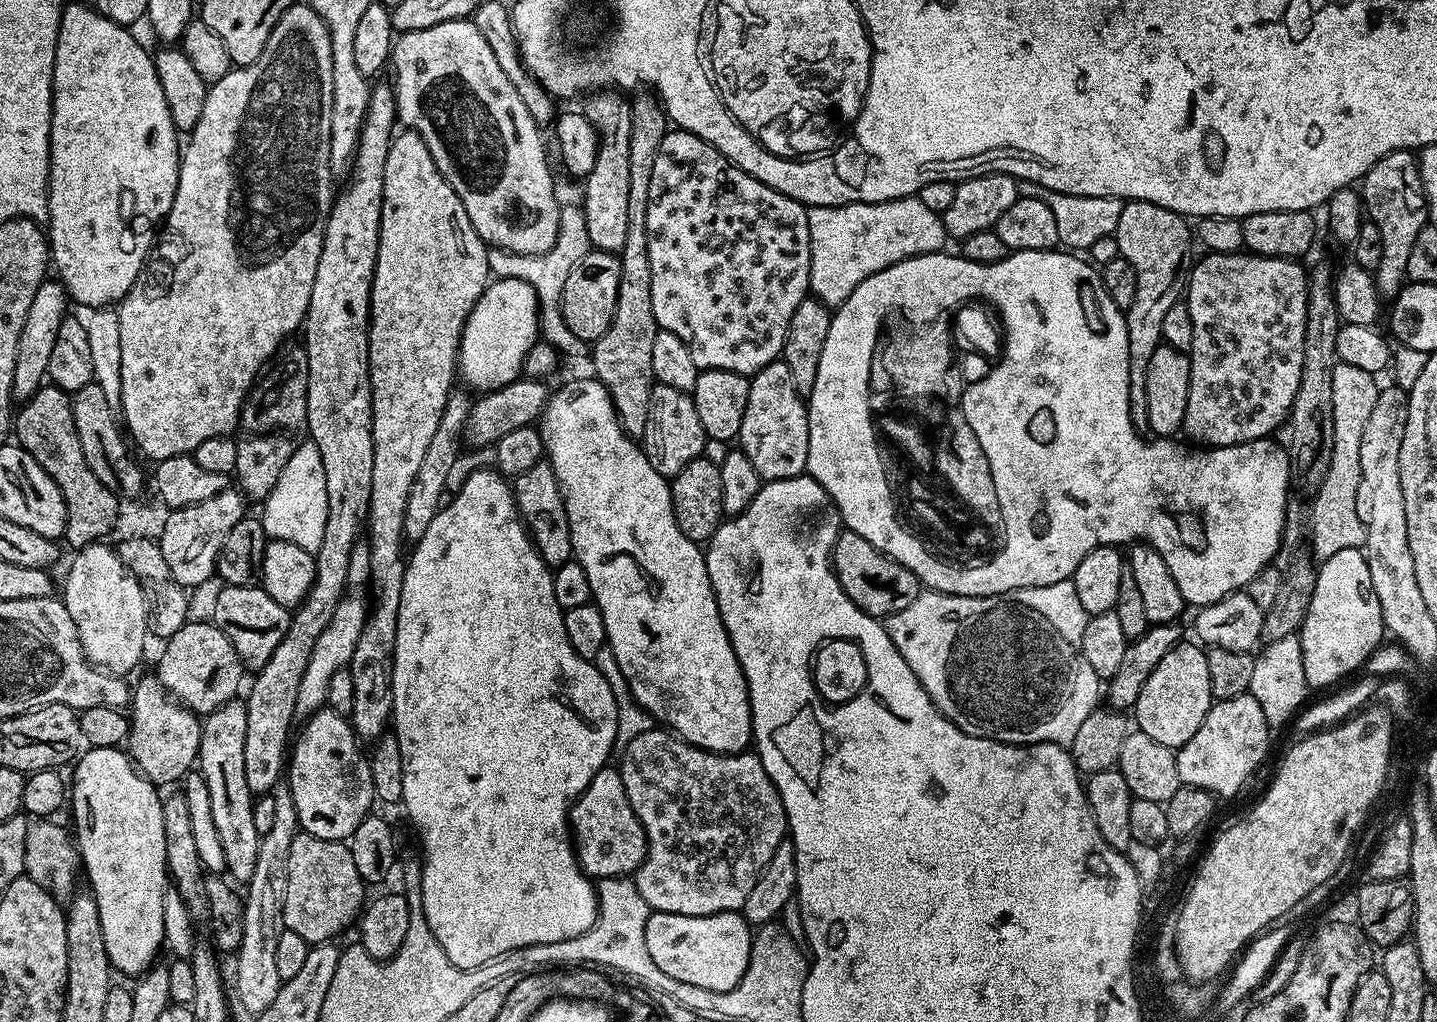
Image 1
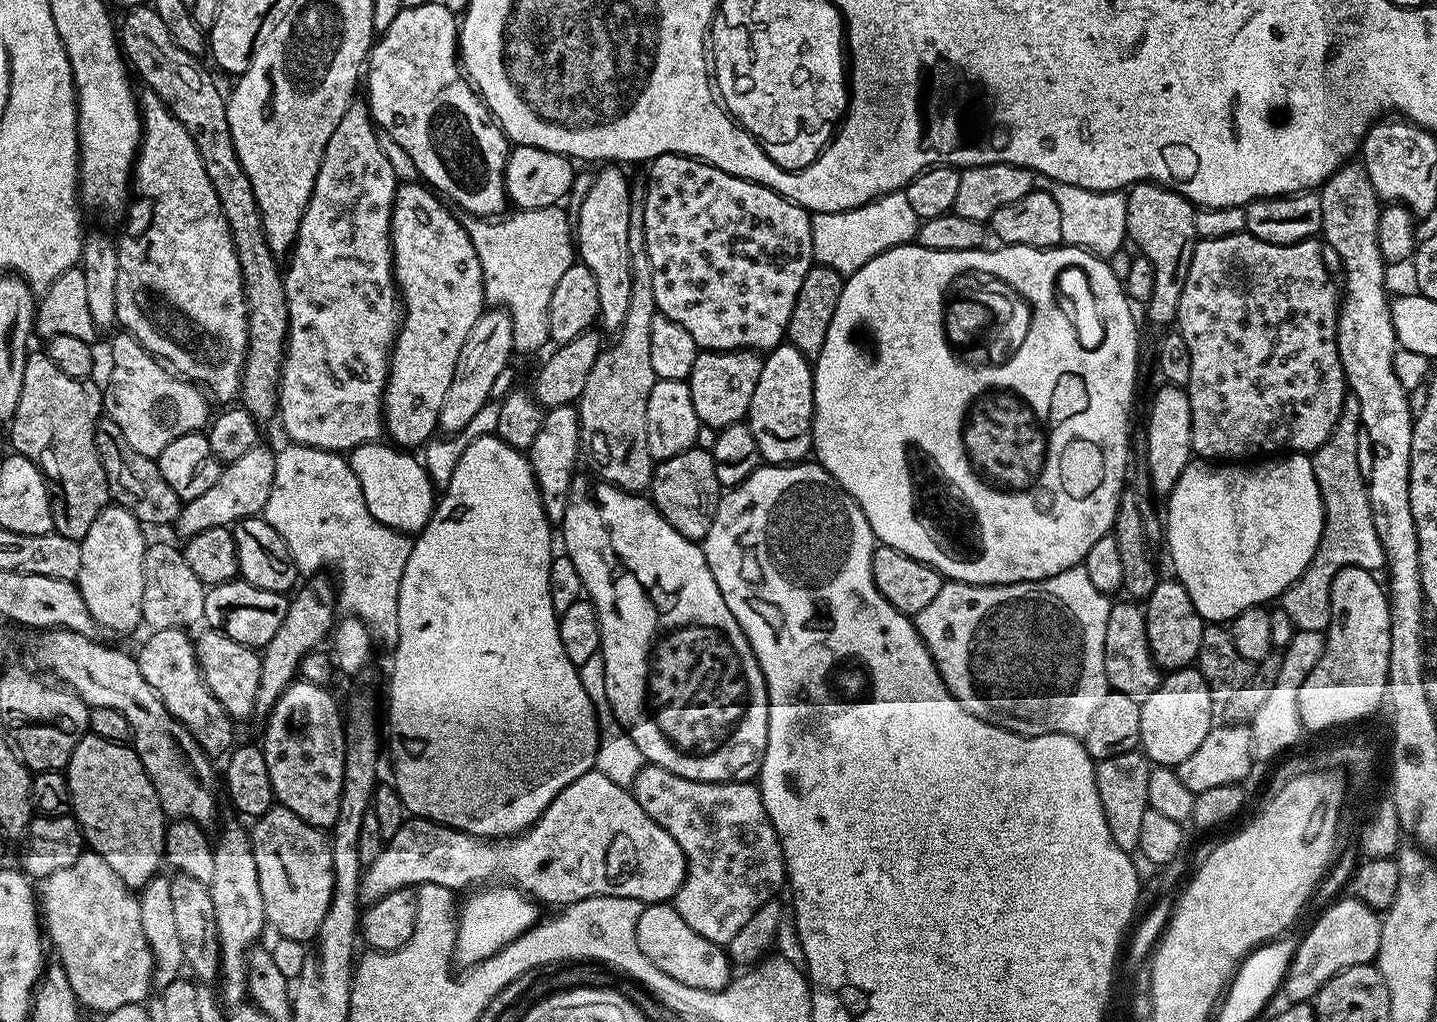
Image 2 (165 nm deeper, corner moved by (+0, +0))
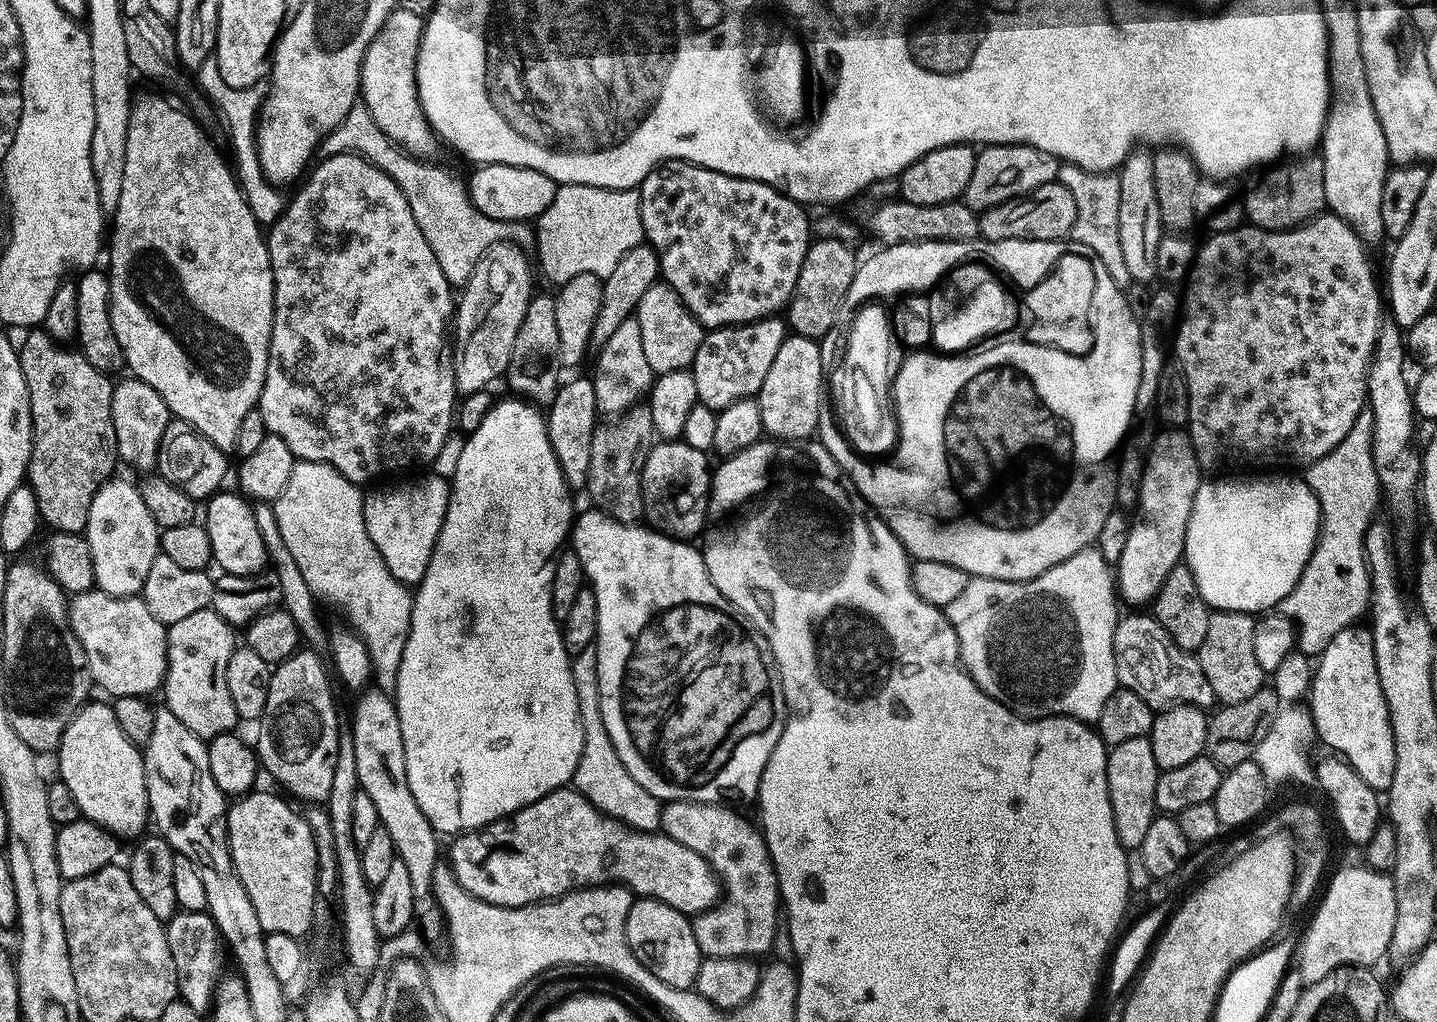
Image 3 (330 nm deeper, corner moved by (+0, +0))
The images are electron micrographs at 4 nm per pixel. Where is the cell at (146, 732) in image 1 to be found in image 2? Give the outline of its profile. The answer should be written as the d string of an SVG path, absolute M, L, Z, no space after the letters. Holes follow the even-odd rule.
M167 628L152 630L147 633L140 652L135 653L138 670L142 670L142 678L154 686L154 690L162 698L166 710L181 726L194 737L196 745L205 756L223 757L233 747L232 727L234 721L228 711L214 698L214 694L206 686L204 676L200 672L200 663L196 660L196 645L193 637L183 628Z

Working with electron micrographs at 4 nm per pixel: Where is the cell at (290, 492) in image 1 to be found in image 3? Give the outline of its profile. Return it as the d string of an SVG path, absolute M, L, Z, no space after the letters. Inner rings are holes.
M297 460L294 470L290 470L290 482L286 482L286 490L282 490L274 507L282 539L294 554L310 590L317 597L337 604L344 611L345 618L349 620L345 621L353 632L364 639L364 645L368 647L375 687L392 694L396 691L398 666L402 666L402 654L406 650L406 638L410 634L414 596L409 585L398 582L398 578L390 574L390 566L382 562L382 554L378 554L374 542L370 542L370 534L366 534L364 521L364 498L365 493L332 465Z

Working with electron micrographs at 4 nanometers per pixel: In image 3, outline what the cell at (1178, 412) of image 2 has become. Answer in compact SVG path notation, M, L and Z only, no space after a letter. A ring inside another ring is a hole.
M1164 431L1153 439L1152 448L1146 454L1140 499L1136 502L1122 558L1114 566L1114 583L1123 603L1125 600L1128 604L1151 605L1162 582L1166 582L1166 574L1181 563L1186 526L1190 522L1194 494L1202 479L1202 469L1187 431Z

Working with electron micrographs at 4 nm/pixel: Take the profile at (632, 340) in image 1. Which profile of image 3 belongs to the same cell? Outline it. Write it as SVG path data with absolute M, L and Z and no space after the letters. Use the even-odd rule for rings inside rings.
M644 402L597 427L590 442L590 474L586 492L592 495L596 503L593 505L599 511L627 524L640 524L645 519L642 466L646 466L646 458L657 440L654 418L650 418L650 410Z

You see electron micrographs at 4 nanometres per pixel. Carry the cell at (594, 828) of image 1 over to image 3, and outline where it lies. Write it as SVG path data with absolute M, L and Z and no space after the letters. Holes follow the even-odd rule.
M565 786L554 790L550 794L546 794L542 798L538 798L538 802L534 802L530 806L526 806L522 810L512 813L510 818L503 820L495 820L492 824L487 824L485 828L477 828L475 830L464 830L459 833L460 836L452 844L452 849L447 849L446 860L451 864L458 882L470 894L474 894L474 898L478 898L487 904L494 906L502 906L503 908L525 908L528 904L539 904L550 900L558 900L561 896L575 893L577 890L585 888L599 888L610 884L618 884L627 886L633 894L640 898L649 900L661 900L666 906L670 906L674 910L684 913L685 916L692 918L701 912L708 911L709 908L716 907L722 896L722 885L713 872L712 867L708 865L704 857L698 855L694 850L690 850L690 846L682 846L682 842L678 842L674 838L665 836L663 831L640 832L636 828L629 828L620 820L615 820L613 816L608 816L605 812L599 812L597 808L590 803L581 792L576 791L575 787Z

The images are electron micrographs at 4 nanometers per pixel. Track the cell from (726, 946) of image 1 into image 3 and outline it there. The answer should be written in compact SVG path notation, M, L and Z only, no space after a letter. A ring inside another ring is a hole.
M637 899L633 903L628 915L626 933L628 935L628 944L632 947L632 952L659 980L675 988L691 989L695 985L700 970L702 953L698 942L694 938L692 920L685 916L684 913L666 906L661 900Z

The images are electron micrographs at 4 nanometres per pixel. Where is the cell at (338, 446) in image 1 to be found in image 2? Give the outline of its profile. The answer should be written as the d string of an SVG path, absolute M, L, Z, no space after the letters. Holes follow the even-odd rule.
M320 578L309 579L312 581L304 589L301 587L289 599L288 613L282 626L278 626L278 634L274 634L274 638L270 638L270 642L262 650L255 711L257 717L267 717L276 705L276 700L288 689L289 684L297 679L300 664L306 658L306 654L317 651L323 645L320 643L323 640L325 643L326 637L334 627L334 621L337 619L336 612L338 613L338 600L334 595L333 585L331 588L326 581L316 579Z

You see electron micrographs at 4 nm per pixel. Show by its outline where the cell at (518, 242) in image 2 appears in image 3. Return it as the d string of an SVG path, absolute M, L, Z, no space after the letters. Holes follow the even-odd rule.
M357 102L346 114L346 118L327 133L323 145L324 156L333 156L339 152L351 150L366 157L374 166L378 166L406 194L406 202L410 202L410 210L414 214L414 222L418 222L418 230L430 242L430 250L438 258L438 266L442 266L442 274L446 274L453 289L460 290L471 277L475 264L484 254L484 249L497 241L512 241L528 250L534 244L534 232L527 223L514 220L495 220L482 210L472 205L463 179L459 180L448 168L440 164L432 164L431 159L411 156L400 145L394 143L386 133L374 122L370 110L364 103Z

